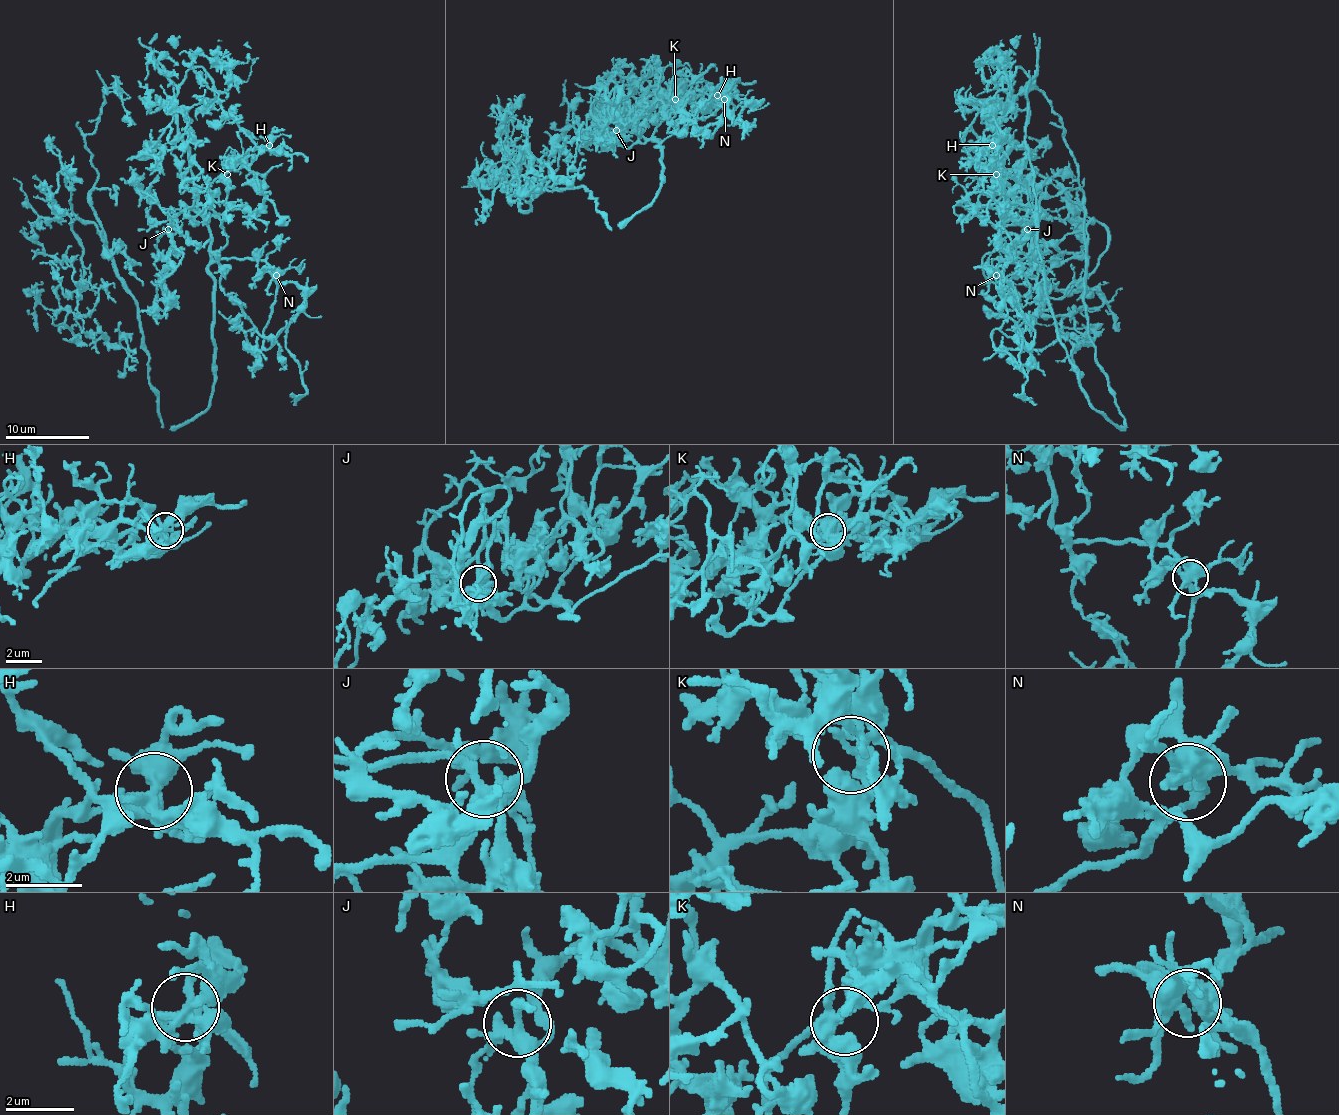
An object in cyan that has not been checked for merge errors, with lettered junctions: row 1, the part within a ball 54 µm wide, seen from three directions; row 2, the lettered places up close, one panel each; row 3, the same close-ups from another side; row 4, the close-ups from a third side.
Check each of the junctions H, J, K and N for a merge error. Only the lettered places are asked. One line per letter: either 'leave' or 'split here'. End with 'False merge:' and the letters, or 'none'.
H: leave
J: leave
K: leave
N: leave
False merge: none

